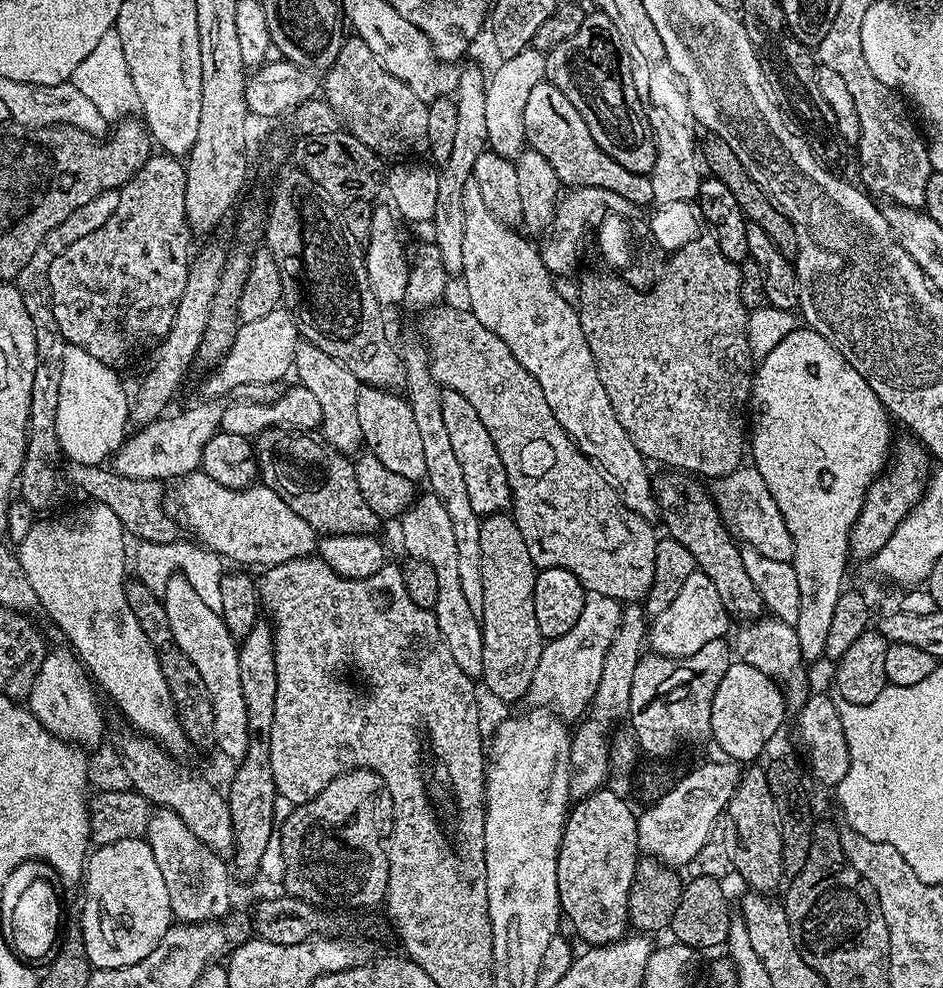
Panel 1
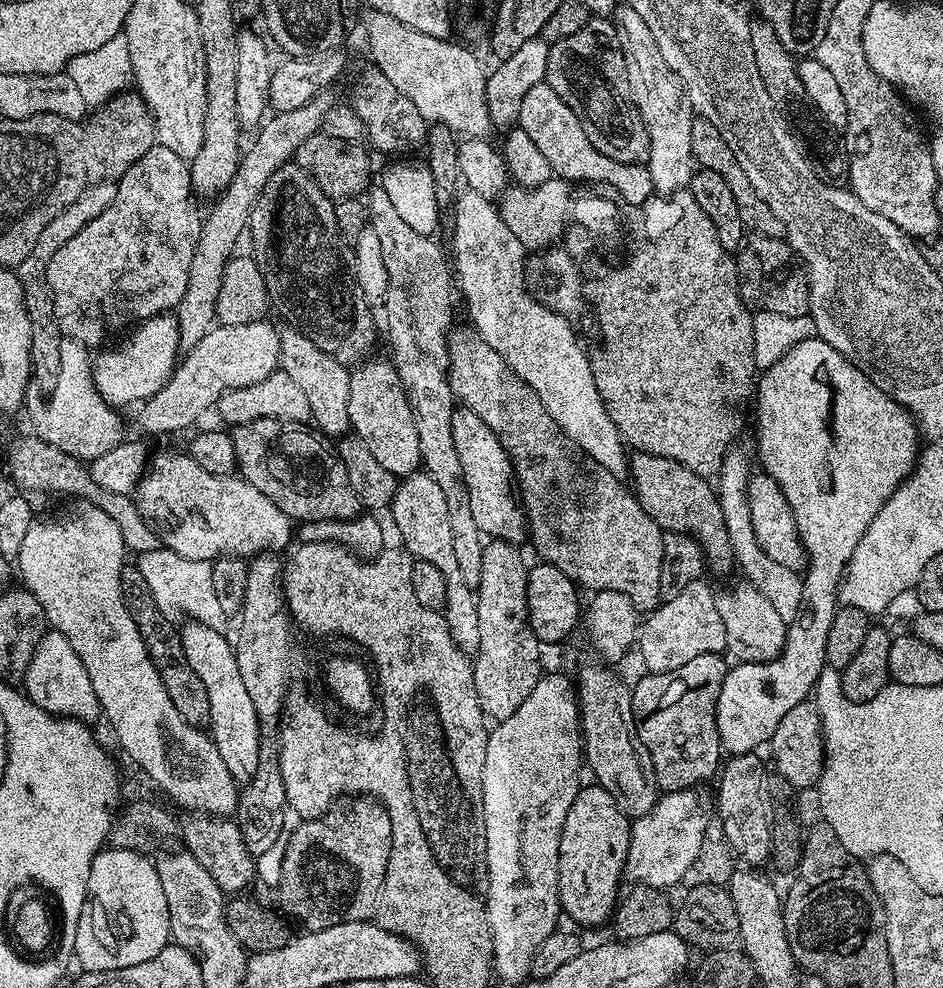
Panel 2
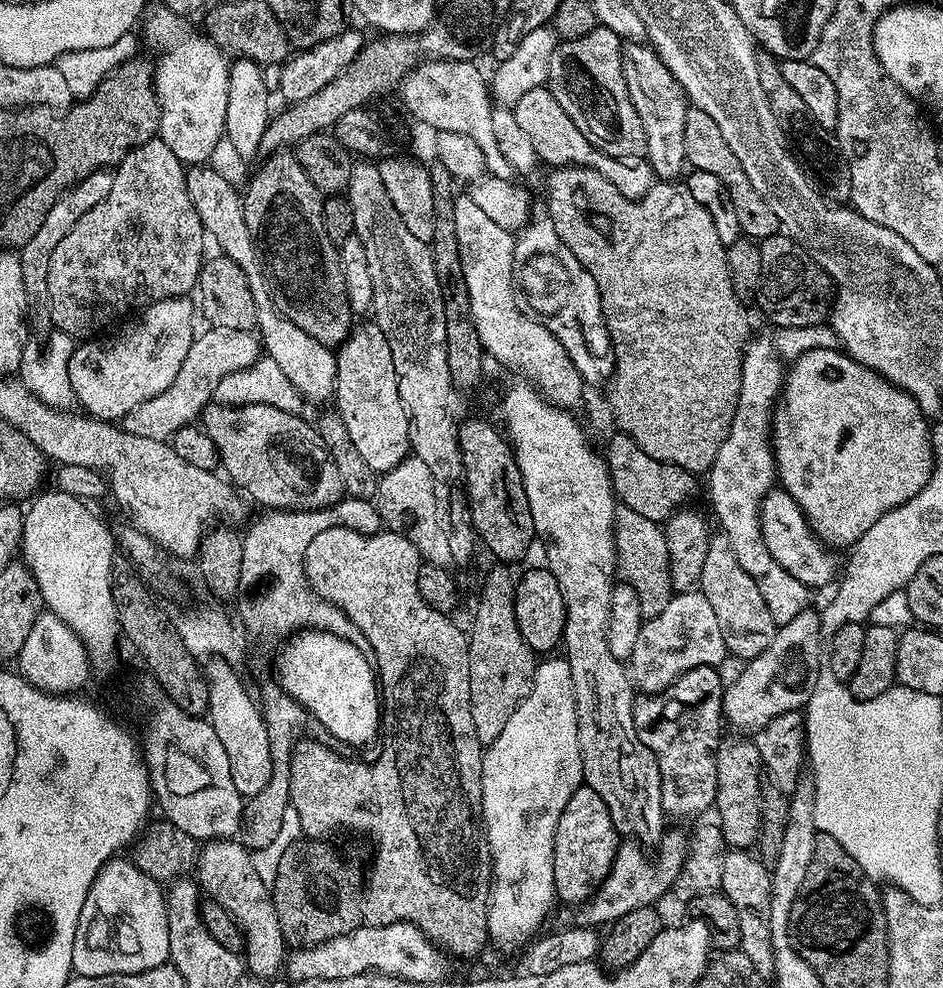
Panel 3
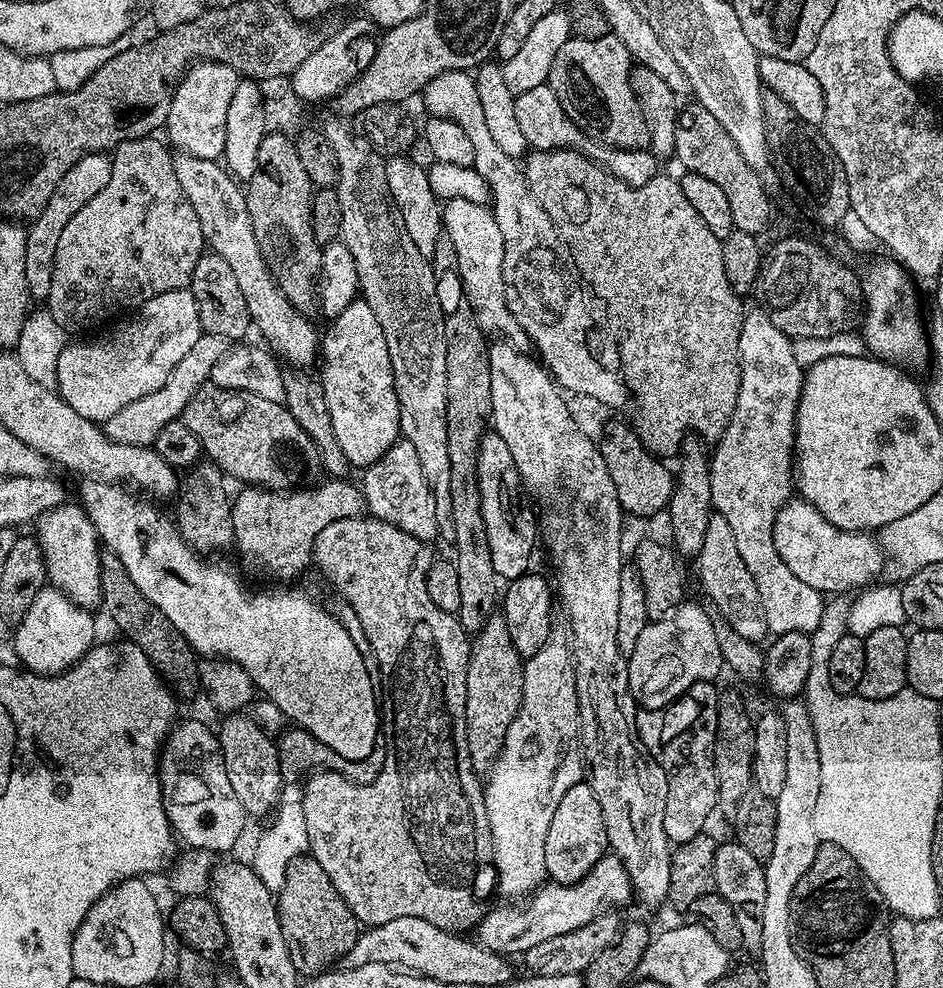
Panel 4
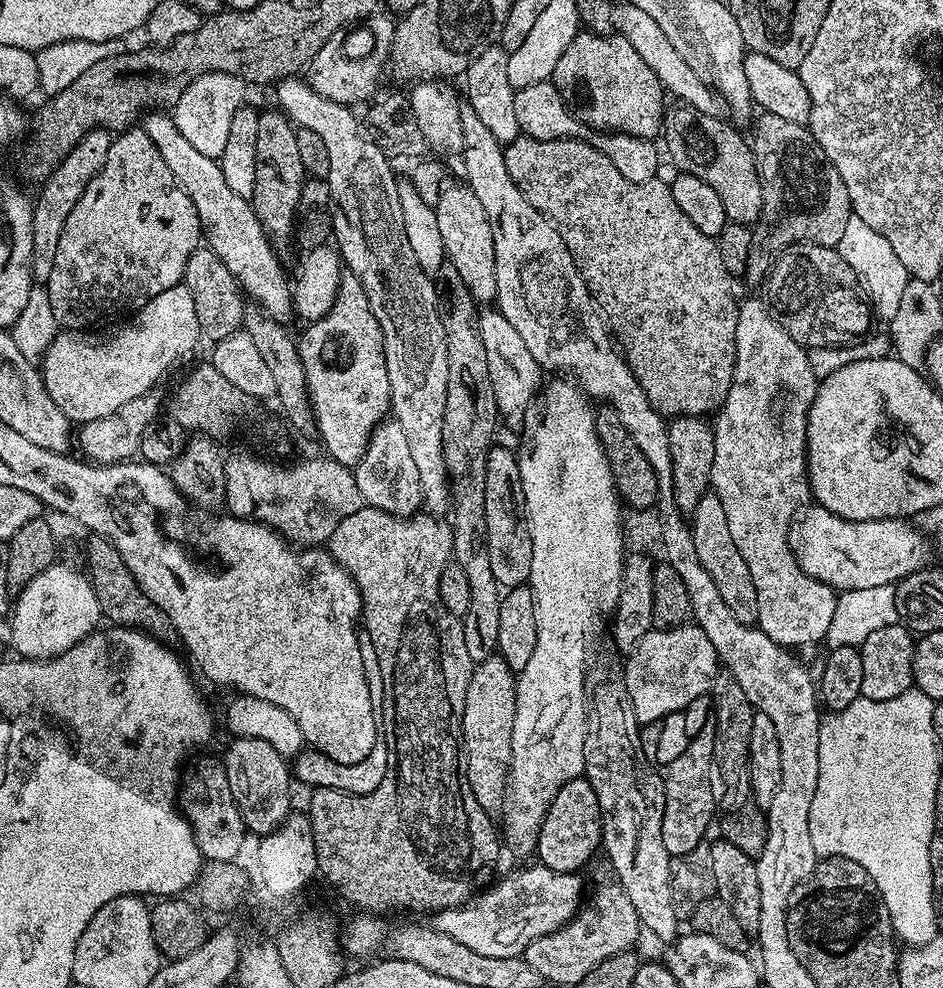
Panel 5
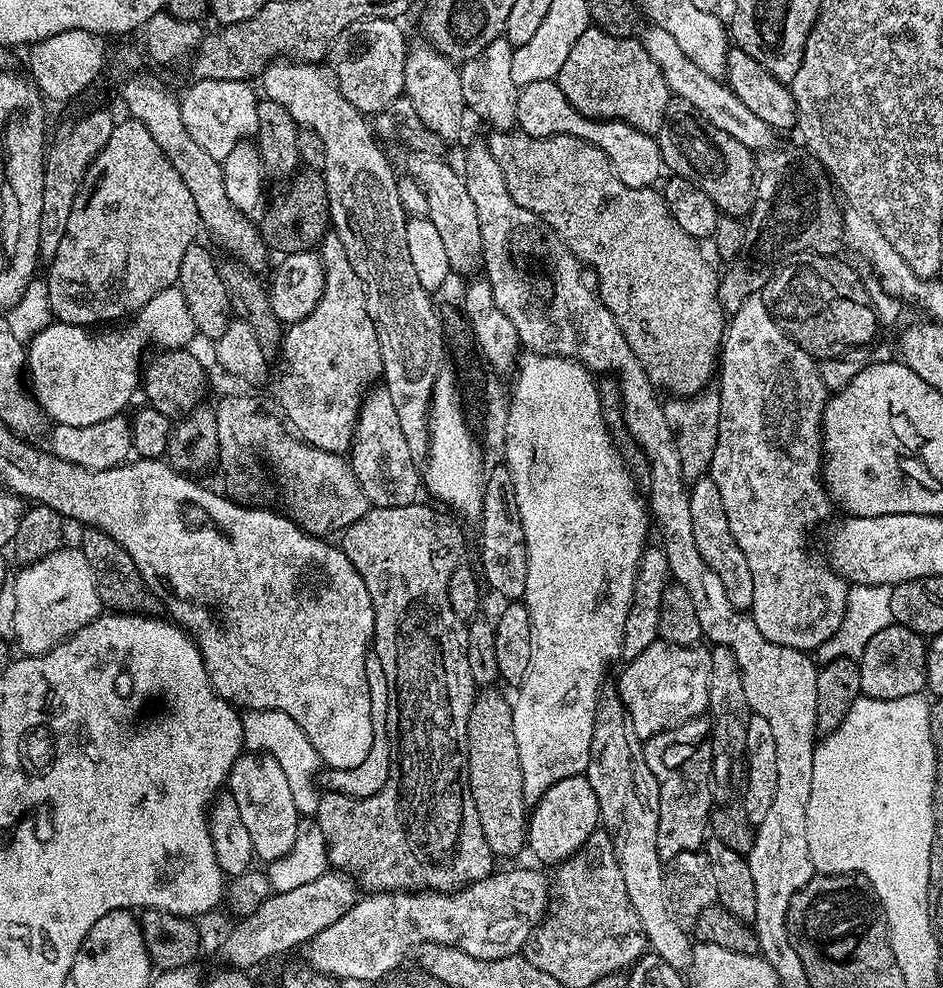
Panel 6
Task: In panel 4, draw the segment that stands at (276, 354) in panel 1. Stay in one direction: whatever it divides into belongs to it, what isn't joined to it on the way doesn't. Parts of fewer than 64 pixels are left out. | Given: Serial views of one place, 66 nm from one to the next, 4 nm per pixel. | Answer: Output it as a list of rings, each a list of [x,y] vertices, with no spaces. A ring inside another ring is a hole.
[[[201,334],[198,342],[194,342],[194,347],[188,351],[178,366],[170,370],[166,382],[158,390],[130,402],[130,406],[122,406],[114,418],[103,421],[104,433],[114,442],[122,442],[126,446],[142,446],[143,448],[152,446],[158,438],[159,431],[172,420],[179,420],[184,415],[186,402],[194,398],[194,394],[202,385],[209,383],[214,366],[222,359],[224,353],[230,347],[229,341],[222,336],[209,336]]]

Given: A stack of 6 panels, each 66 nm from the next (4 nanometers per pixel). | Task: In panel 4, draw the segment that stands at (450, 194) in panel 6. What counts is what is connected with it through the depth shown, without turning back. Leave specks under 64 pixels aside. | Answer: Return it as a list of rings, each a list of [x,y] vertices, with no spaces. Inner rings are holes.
[[[464,198],[449,200],[442,208],[442,228],[450,242],[454,242],[454,251],[458,254],[458,270],[462,274],[462,286],[466,290],[466,298],[470,298],[470,306],[481,328],[488,334],[515,333],[518,325],[508,312],[502,278],[502,232],[498,230],[498,222],[491,207],[468,202]]]

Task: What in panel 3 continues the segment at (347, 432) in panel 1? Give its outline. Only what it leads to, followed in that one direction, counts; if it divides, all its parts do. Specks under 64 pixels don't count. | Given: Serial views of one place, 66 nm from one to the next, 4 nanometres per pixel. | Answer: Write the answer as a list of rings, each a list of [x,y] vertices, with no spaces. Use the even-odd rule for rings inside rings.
[[[192,166],[186,171],[186,190],[190,194],[190,202],[194,202],[194,210],[198,210],[205,233],[220,243],[219,251],[223,255],[238,262],[240,269],[248,273],[248,285],[259,309],[256,314],[256,328],[267,359],[278,362],[282,374],[286,374],[286,378],[294,382],[305,401],[331,401],[336,395],[335,351],[329,345],[318,342],[318,338],[310,338],[306,330],[298,330],[294,322],[287,320],[273,307],[265,277],[259,271],[254,272],[255,268],[258,268],[256,242],[246,226],[244,202],[238,188],[236,192],[235,186],[222,173],[215,172],[212,166]]]

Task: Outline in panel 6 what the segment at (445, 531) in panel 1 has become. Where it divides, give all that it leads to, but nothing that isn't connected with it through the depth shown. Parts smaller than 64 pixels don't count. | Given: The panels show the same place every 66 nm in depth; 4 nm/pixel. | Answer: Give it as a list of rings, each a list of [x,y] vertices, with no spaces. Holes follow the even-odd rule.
[[[383,386],[377,387],[377,392],[371,392],[363,397],[360,412],[356,415],[356,429],[352,431],[352,469],[369,505],[385,508],[415,504],[419,497],[416,495],[422,492],[422,476],[417,461],[410,454],[410,446],[406,446],[402,426],[398,426],[394,402]]]

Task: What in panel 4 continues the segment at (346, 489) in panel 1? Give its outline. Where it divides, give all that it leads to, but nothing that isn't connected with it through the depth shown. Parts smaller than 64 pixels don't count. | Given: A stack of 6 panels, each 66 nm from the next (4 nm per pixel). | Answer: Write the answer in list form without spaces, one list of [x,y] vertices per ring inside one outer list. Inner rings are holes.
[[[209,382],[196,391],[190,402],[186,402],[182,419],[198,438],[203,455],[216,464],[225,477],[232,479],[233,476],[241,480],[239,483],[244,486],[271,488],[273,492],[295,490],[302,484],[300,475],[304,472],[304,456],[317,455],[315,442],[310,434],[306,434],[306,430],[302,430],[302,426],[298,426],[294,414],[290,414],[290,410],[283,404],[270,402],[270,398],[258,398],[258,394],[220,388]]]

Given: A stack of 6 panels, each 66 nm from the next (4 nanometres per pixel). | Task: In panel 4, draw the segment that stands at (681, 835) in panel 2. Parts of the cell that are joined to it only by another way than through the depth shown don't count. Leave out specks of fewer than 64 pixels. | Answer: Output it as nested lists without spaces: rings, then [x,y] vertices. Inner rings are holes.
[[[605,854],[598,863],[576,884],[545,882],[520,902],[504,902],[501,908],[489,907],[479,922],[479,943],[492,952],[501,954],[523,954],[530,946],[558,938],[558,934],[570,934],[594,918],[620,910],[623,904],[634,900],[634,891],[626,866],[614,854]]]

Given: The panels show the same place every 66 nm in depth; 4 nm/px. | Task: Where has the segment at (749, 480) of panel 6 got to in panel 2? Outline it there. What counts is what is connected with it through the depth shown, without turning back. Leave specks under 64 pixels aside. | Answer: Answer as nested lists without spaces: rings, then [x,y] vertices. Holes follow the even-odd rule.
[[[728,451],[718,473],[718,481],[720,480],[718,495],[722,506],[722,518],[726,518],[726,534],[730,534],[730,550],[734,550],[735,567],[738,572],[740,568],[739,575],[749,580],[758,590],[758,594],[762,594],[762,598],[766,598],[766,602],[770,602],[770,606],[774,606],[774,610],[782,614],[784,621],[790,622],[798,614],[798,606],[802,602],[802,576],[800,572],[790,570],[790,566],[782,566],[779,562],[774,562],[774,558],[770,558],[770,554],[766,554],[766,550],[758,546],[748,505],[748,482],[754,469],[748,465],[747,454],[736,451]]]

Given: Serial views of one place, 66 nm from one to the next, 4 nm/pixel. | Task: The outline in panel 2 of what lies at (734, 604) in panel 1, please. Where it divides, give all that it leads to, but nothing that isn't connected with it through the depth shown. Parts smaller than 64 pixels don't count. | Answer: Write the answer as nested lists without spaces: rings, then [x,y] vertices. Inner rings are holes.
[[[633,451],[630,456],[631,491],[636,501],[658,522],[665,532],[687,532],[704,548],[704,563],[709,573],[724,576],[733,571],[736,559],[730,550],[730,534],[726,534],[726,518],[722,518],[722,506],[717,489],[707,479],[674,462],[670,458],[655,456],[649,452]]]

